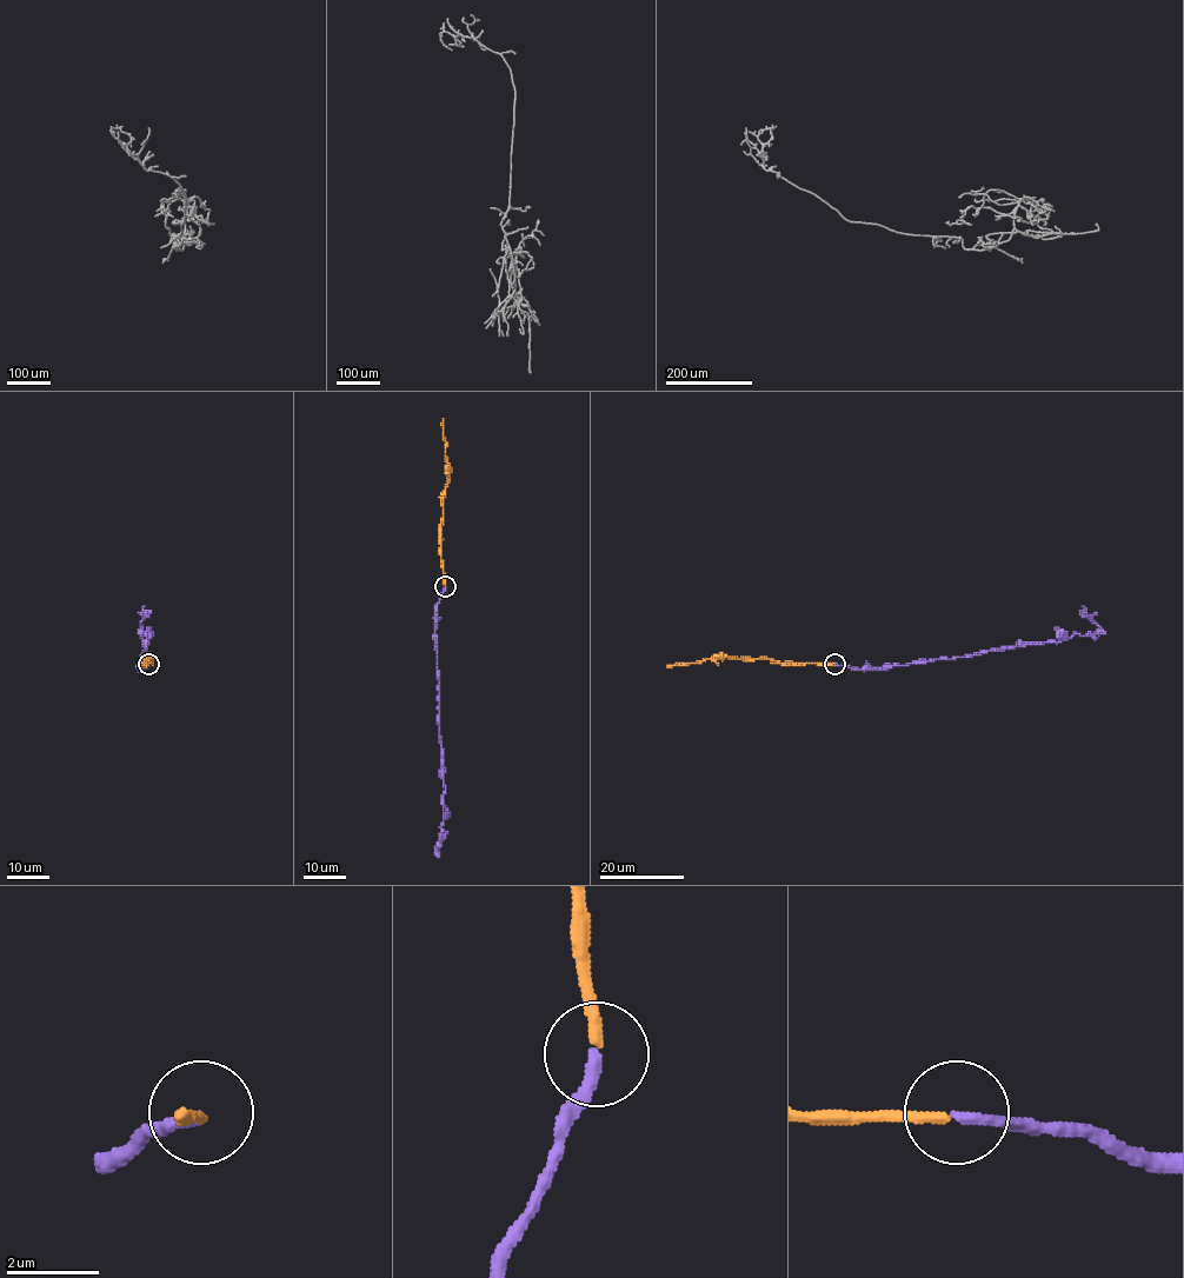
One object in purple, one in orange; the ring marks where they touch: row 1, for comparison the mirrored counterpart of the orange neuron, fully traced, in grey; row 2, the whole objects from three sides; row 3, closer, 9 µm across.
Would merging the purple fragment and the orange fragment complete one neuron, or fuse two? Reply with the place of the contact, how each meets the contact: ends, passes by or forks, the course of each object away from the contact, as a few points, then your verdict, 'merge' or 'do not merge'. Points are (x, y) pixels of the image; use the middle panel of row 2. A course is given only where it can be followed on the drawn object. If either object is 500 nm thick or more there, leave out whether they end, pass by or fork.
place (445, 586); purple ends; orange ends; course purple (445, 586), (437, 606), (436, 641), (438, 737), (445, 789), (440, 834); course orange (446, 586), (439, 530), (443, 492), (449, 479), (444, 419); merge

